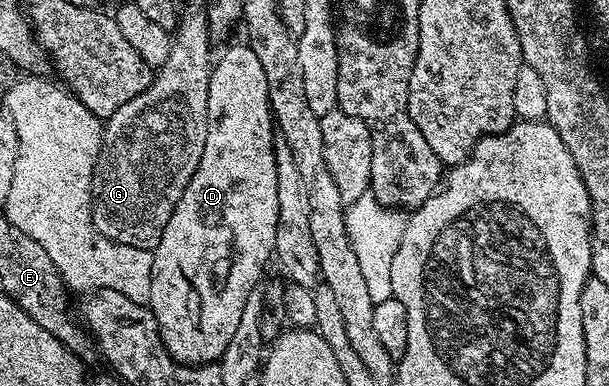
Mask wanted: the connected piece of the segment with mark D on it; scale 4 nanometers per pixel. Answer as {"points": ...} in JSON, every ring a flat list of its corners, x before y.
{"points":[[242,42,242,44,234,44,234,45,233,45,233,44,234,44,234,43,231,43,231,44,230,44,230,45,229,45,229,46,226,46,226,47,230,47,230,46,231,46,231,48,226,48,226,49,224,49,224,50,223,50,223,52,222,52,222,57,220,57,220,58,219,58,219,60,218,60,218,57,217,57,217,60,216,60,216,63,215,63,215,64,214,64,214,65,213,65,213,67,211,67,211,70,210,70,210,81,209,81,209,82,208,82,208,114,209,114,209,115,210,115,210,116,211,116,211,118,216,118,216,119,215,119,215,120,214,120,214,121,213,121,213,123,211,123,211,126,210,126,210,129,209,129,209,130,208,130,208,134,207,134,207,135,206,135,206,141,205,141,205,142,204,142,204,154,200,154,200,166,196,166,196,174,192,174,192,182,188,182,188,190,184,190,184,198,180,198,180,202,176,202,176,210,172,210,172,218,168,218,168,226,164,226,164,234,160,234,160,242,159,242,159,243,158,243,158,245,157,245,157,246,156,246,156,247,154,247,154,248,153,248,153,250,152,250,152,251,153,251,153,253,154,253,154,261,153,261,153,262,152,262,152,286,151,286,151,287,150,287,150,303,149,303,149,305,148,305,148,307,149,307,149,309,150,309,150,313,152,313,152,314,153,314,153,316,154,316,154,317,155,317,155,318,156,318,156,322,157,322,157,323,158,323,158,329,159,329,159,330,160,330,160,338,161,338,161,339,162,339,162,341,163,341,163,342,164,342,164,346,165,346,165,347,166,347,166,349,167,349,167,350,168,350,168,354,169,354,169,355,170,355,170,356,171,356,171,357,172,357,172,358,173,358,173,359,174,359,174,360,176,360,176,361,178,361,178,363,179,363,179,364,192,364,192,365,195,365,195,366,201,366,201,365,204,365,204,364,213,364,213,363,215,363,215,362,217,362,217,361,219,361,219,360,221,360,221,359,222,359,222,355,223,355,223,354,224,354,224,349,226,349,226,348,227,348,227,346,228,346,228,341,230,341,230,339,232,339,232,334,233,334,233,333,234,333,234,332,235,332,235,331,236,331,236,326,237,326,237,324,239,324,239,323,240,323,240,314,244,314,244,302,248,302,248,294,249,294,249,293,250,293,250,291,251,291,251,290,253,290,253,288,256,288,256,287,259,287,259,284,260,284,260,281,258,281,258,279,260,279,260,278,261,278,261,276,262,276,262,271,264,271,264,270,265,270,265,268,266,268,266,259,268,259,268,258,269,258,269,259,271,259,271,257,273,257,273,256,274,256,274,247,275,247,275,246,276,246,276,222,277,222,277,221,278,221,278,215,279,215,279,214,280,214,280,202,279,202,279,201,278,201,278,199,276,199,276,154,275,154,275,153,274,153,274,141,275,141,275,139,276,139,276,125,275,125,275,123,274,123,274,114,273,114,273,112,271,112,271,110,270,110,270,99,269,99,269,98,268,98,268,78,264,78,264,66,260,66,260,58,256,58,256,54,255,54,255,53,254,53,254,52,253,52,253,51,252,51,252,49,251,49,251,48,250,48,250,45,249,45,249,43,246,43,246,42]]}

